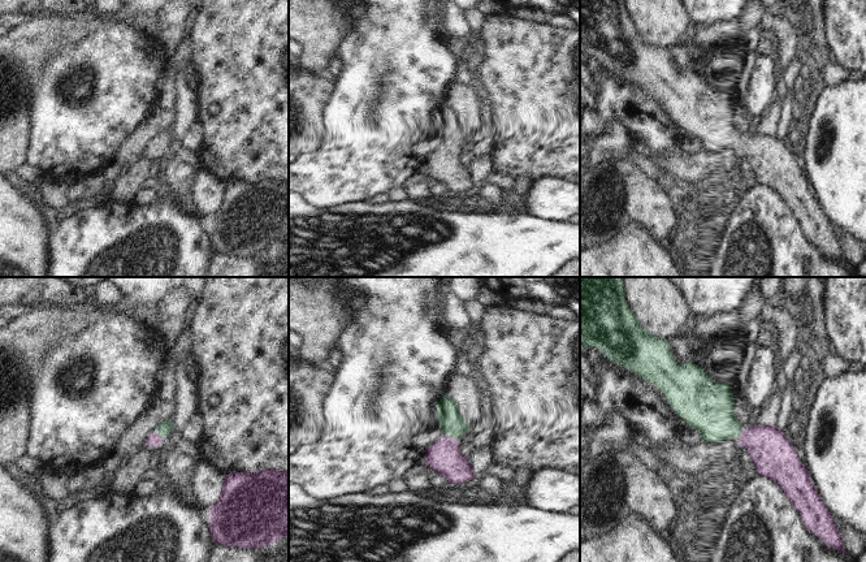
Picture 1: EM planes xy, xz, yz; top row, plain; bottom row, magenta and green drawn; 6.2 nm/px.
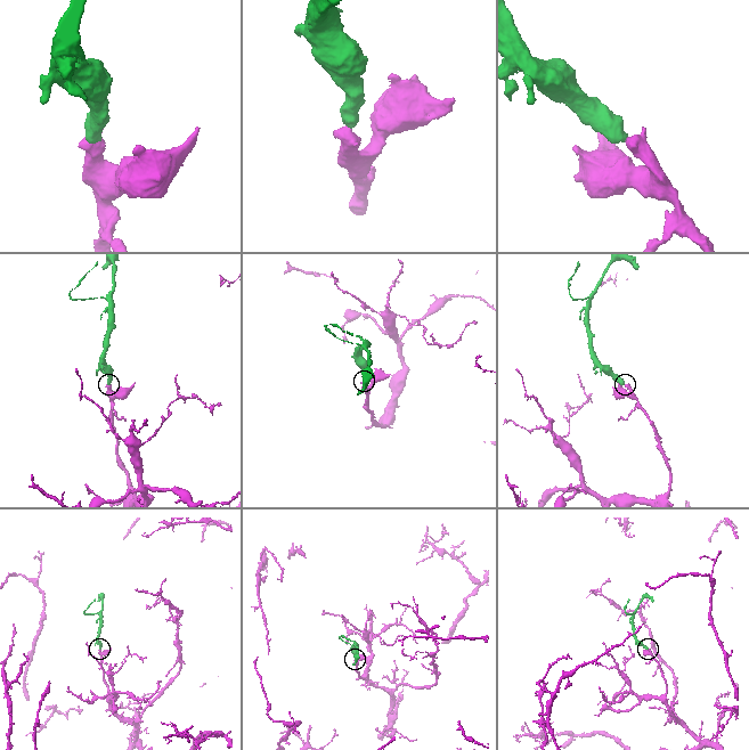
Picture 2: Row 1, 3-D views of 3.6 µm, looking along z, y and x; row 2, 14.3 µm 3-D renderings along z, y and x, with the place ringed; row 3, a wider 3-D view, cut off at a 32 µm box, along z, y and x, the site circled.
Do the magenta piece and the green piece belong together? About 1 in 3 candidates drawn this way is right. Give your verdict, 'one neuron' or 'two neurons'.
one neuron

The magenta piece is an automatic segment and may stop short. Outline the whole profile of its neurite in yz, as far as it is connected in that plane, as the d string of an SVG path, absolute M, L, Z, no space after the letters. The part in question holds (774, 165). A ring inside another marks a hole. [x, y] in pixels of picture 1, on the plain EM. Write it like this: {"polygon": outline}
{"polygon": "M580 0L580 57L584 56L596 56L599 57L612 72L620 73L623 75L625 75L629 79L633 79L636 83L641 85L642 87L645 87L649 92L657 95L663 103L664 105L668 108L671 116L676 120L676 122L683 126L685 129L687 133L689 133L693 138L698 139L702 148L705 150L710 150L710 151L719 151L727 147L739 147L740 148L740 155L745 156L748 159L748 161L750 163L750 165L753 167L753 170L755 173L755 177L758 178L758 183L762 183L765 186L770 186L772 187L775 191L779 193L779 195L784 199L784 202L787 203L787 206L791 208L792 213L797 217L797 220L800 221L806 237L814 242L815 245L818 245L826 254L839 258L841 260L844 260L845 263L850 264L849 261L845 260L845 256L843 254L843 248L841 248L841 241L836 237L832 224L831 221L827 219L827 216L824 215L822 207L819 206L814 191L810 187L810 182L806 177L806 174L801 170L801 168L798 167L794 155L787 148L784 140L779 139L776 135L771 134L771 133L766 133L766 134L755 134L753 137L748 137L748 138L742 138L741 134L739 133L736 125L735 125L735 108L733 108L733 101L732 101L732 95L729 92L718 92L714 91L707 82L697 73L694 72L689 72L689 73L677 73L674 69L672 61L670 59L668 51L667 48L663 48L661 46L655 46L653 43L650 43L648 39L645 39L641 33L638 31L635 21L632 17L628 16L628 12L625 9L625 0Z"}

